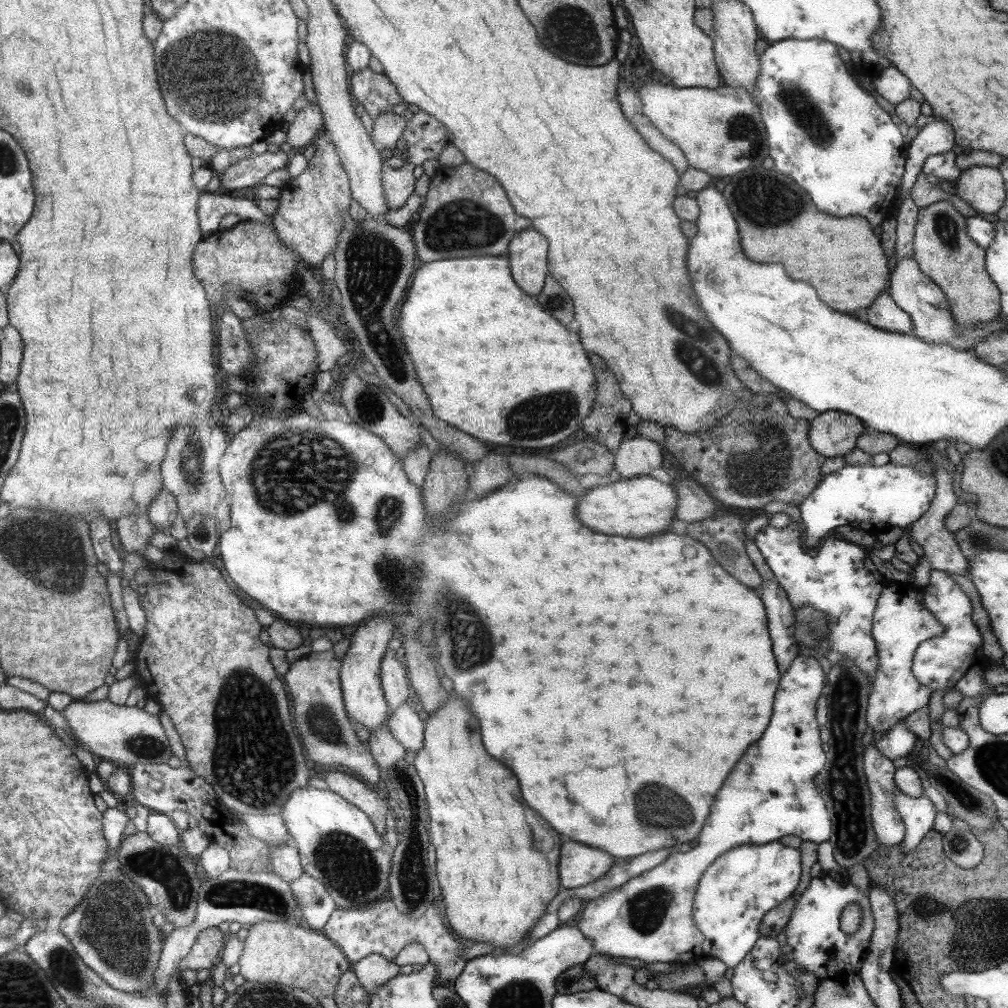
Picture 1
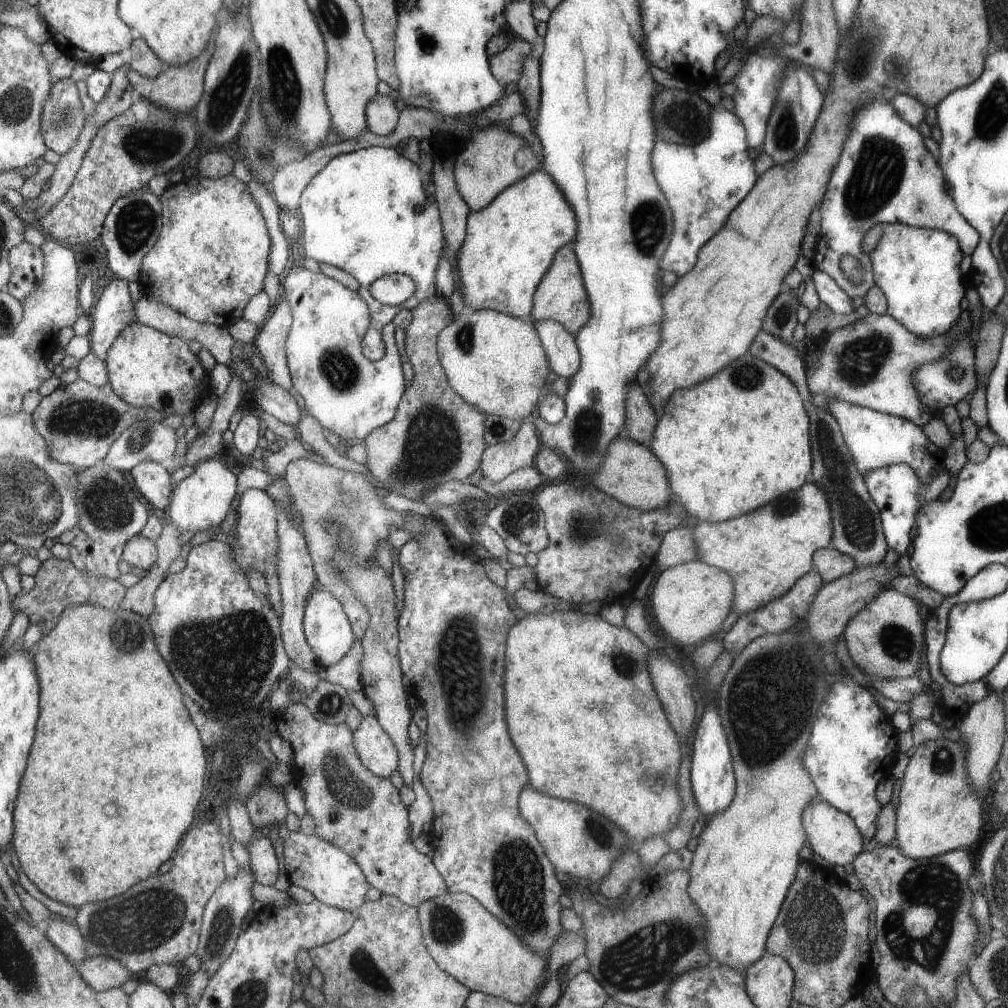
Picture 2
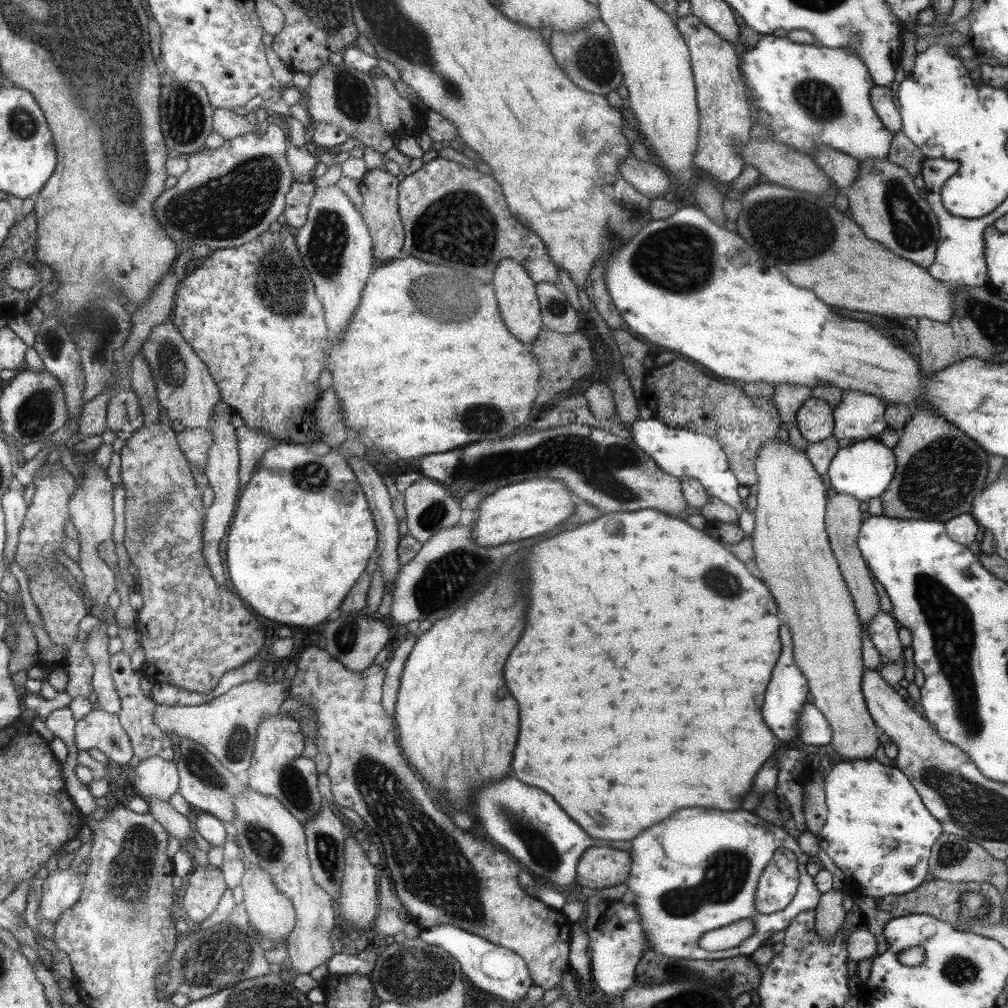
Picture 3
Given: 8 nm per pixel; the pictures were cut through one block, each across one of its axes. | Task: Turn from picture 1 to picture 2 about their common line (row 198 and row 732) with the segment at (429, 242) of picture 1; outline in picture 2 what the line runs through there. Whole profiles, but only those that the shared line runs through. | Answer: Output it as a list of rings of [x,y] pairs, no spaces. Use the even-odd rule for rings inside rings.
[[[421,516],[422,526],[426,529],[422,533],[409,532],[407,542],[398,548],[398,563],[402,569],[403,604],[398,616],[398,659],[402,664],[403,674],[411,682],[411,692],[419,700],[419,705],[425,710],[426,731],[424,738],[426,740],[426,755],[420,770],[420,781],[423,788],[427,791],[432,802],[431,828],[429,830],[430,848],[433,851],[432,861],[435,868],[442,875],[446,882],[447,892],[449,893],[467,893],[476,898],[495,918],[498,918],[508,929],[514,931],[525,946],[528,946],[533,952],[539,953],[547,958],[548,948],[555,940],[555,937],[563,931],[560,922],[561,906],[557,904],[557,898],[561,894],[561,884],[555,878],[552,862],[549,862],[542,846],[536,839],[535,831],[530,823],[527,823],[518,810],[518,796],[523,788],[529,784],[529,775],[526,771],[526,765],[522,761],[518,750],[515,750],[514,743],[507,736],[505,720],[503,720],[503,652],[505,652],[506,638],[509,636],[509,630],[513,622],[513,612],[507,608],[507,602],[503,600],[504,588],[497,588],[487,576],[481,566],[480,558],[473,553],[469,545],[461,544],[453,533],[445,526],[440,519]]]

